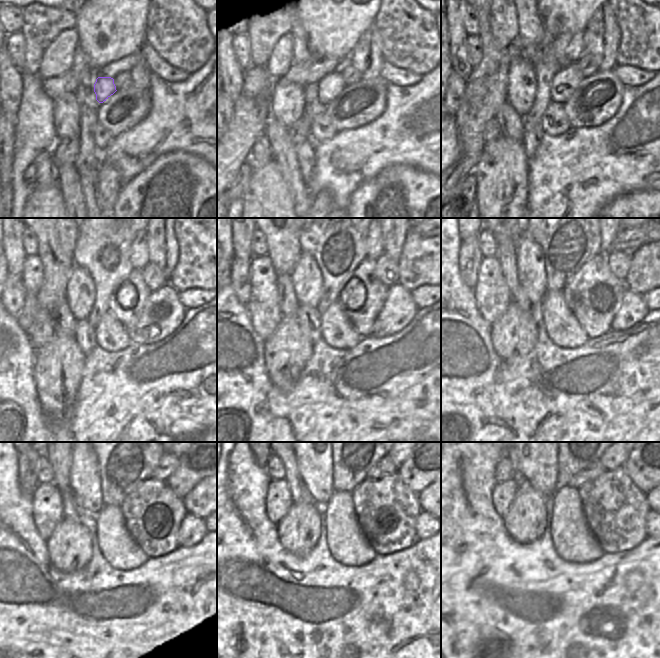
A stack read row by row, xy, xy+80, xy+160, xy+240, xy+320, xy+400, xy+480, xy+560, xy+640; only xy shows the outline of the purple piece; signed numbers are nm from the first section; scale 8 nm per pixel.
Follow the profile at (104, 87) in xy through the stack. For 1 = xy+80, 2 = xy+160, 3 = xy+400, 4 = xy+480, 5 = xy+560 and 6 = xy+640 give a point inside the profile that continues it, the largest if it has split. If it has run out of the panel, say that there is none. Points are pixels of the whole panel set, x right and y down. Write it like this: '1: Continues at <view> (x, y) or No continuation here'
1: Continues at xy+80 (329, 87)
2: Continues at xy+160 (566, 81)
3: Continues at xy+400 (594, 294)
4: Continues at xy+480 (152, 513)
5: Continues at xy+560 (386, 509)
6: Continues at xy+640 (615, 509).

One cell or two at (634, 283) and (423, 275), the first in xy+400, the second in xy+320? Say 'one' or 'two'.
one

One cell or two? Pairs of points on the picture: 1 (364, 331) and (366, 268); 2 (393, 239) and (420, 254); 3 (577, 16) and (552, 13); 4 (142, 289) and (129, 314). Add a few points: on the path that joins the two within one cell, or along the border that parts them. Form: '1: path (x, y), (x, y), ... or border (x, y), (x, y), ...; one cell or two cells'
1: path (366, 315), (371, 307), (370, 284); one cell
2: border (408, 228), (400, 257), (397, 260); two cells
3: path (571, 13), (558, 13); one cell
4: path (142, 297), (136, 313); one cell

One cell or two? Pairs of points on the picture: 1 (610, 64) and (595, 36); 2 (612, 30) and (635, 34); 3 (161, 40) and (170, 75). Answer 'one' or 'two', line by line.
1: one
2: two
3: two

